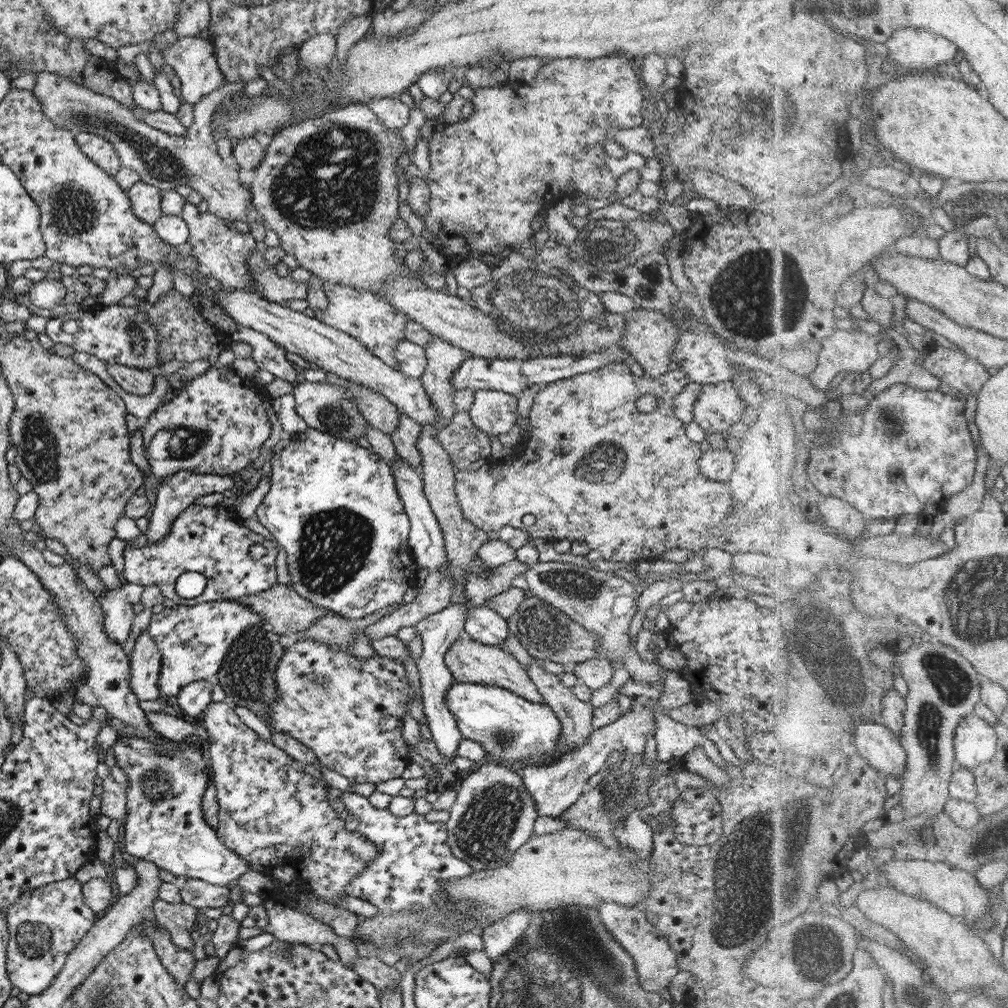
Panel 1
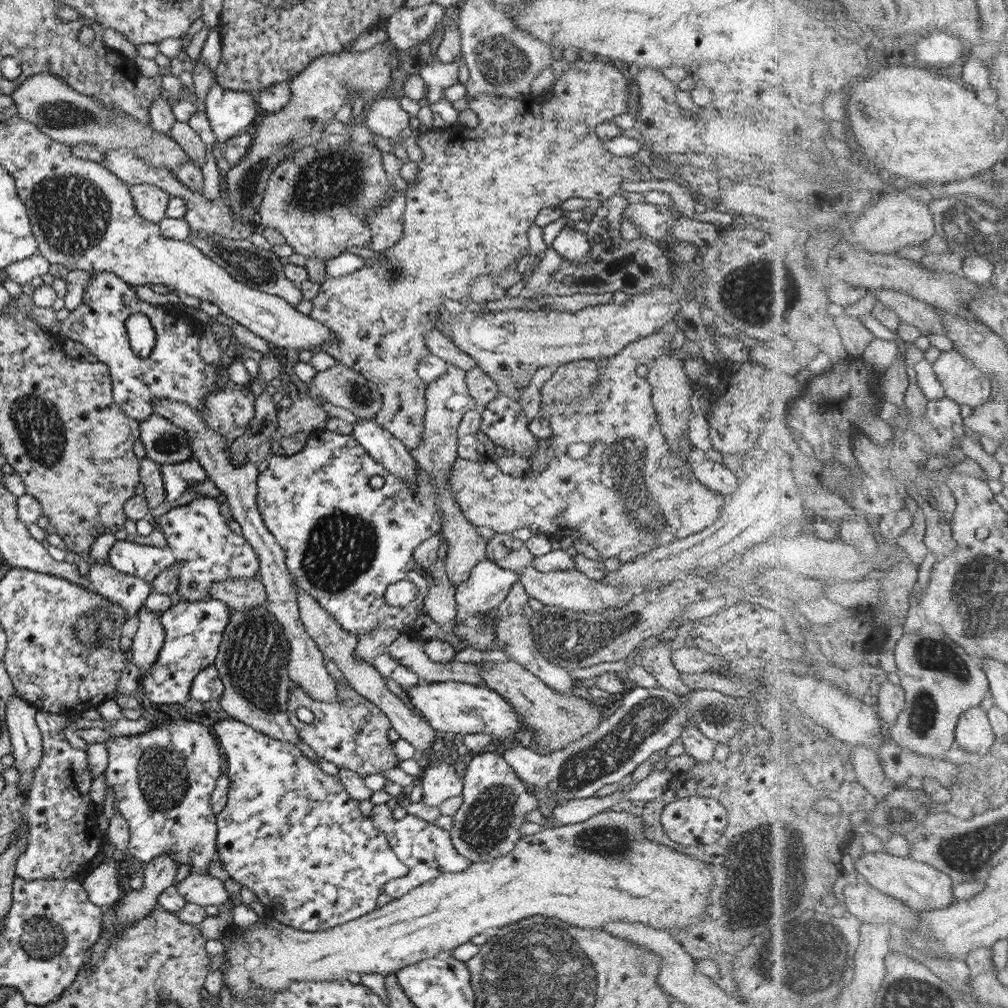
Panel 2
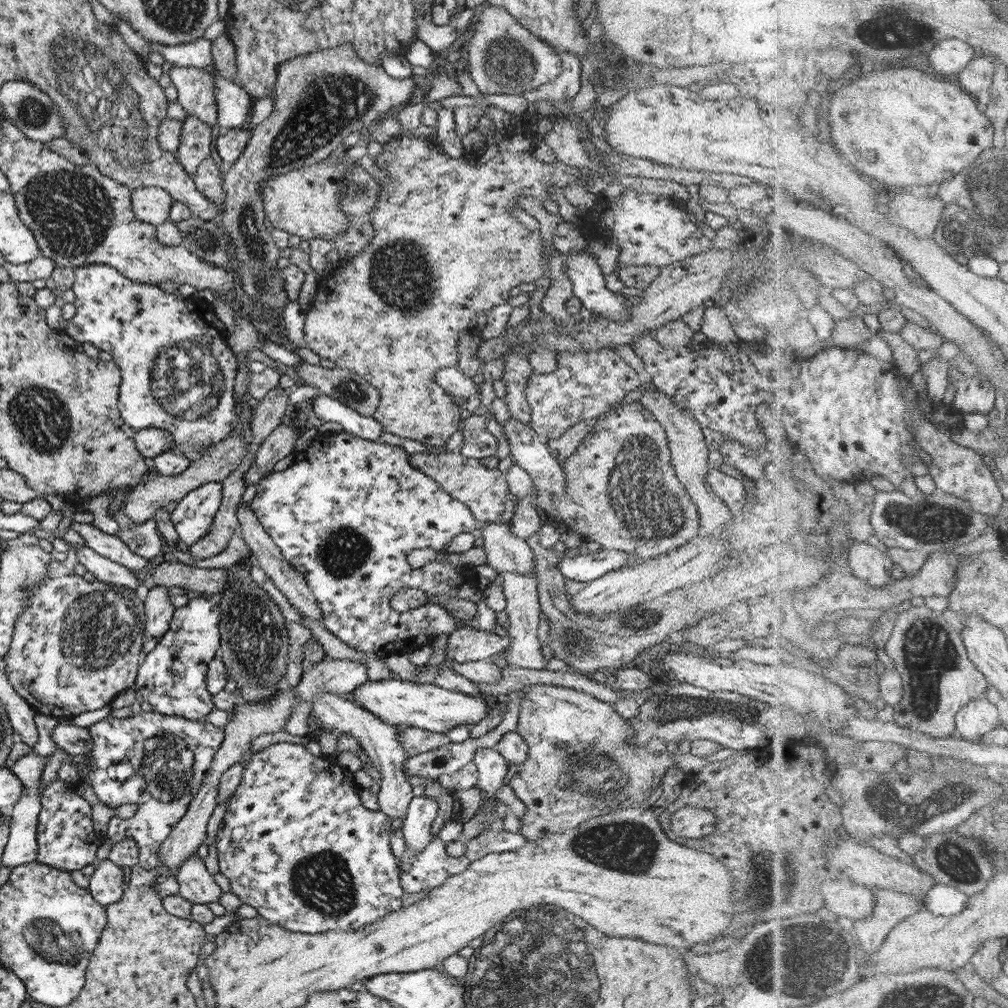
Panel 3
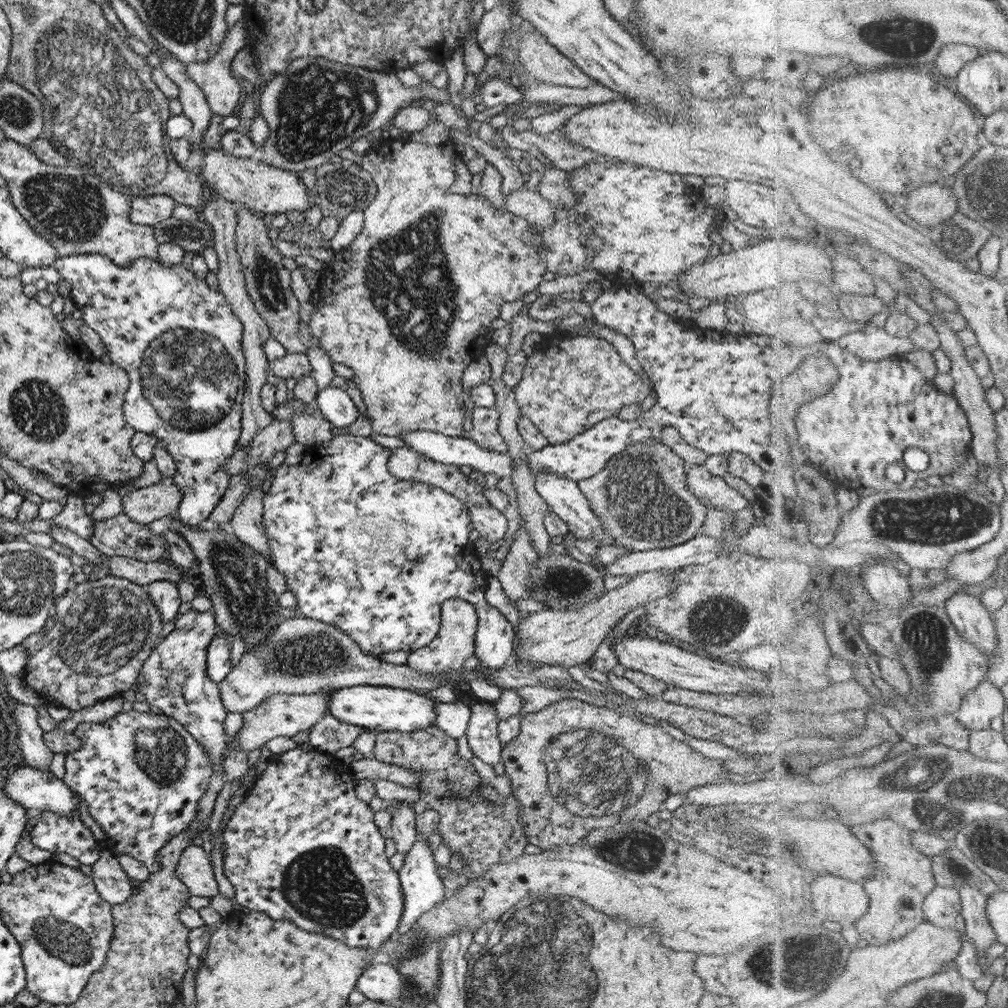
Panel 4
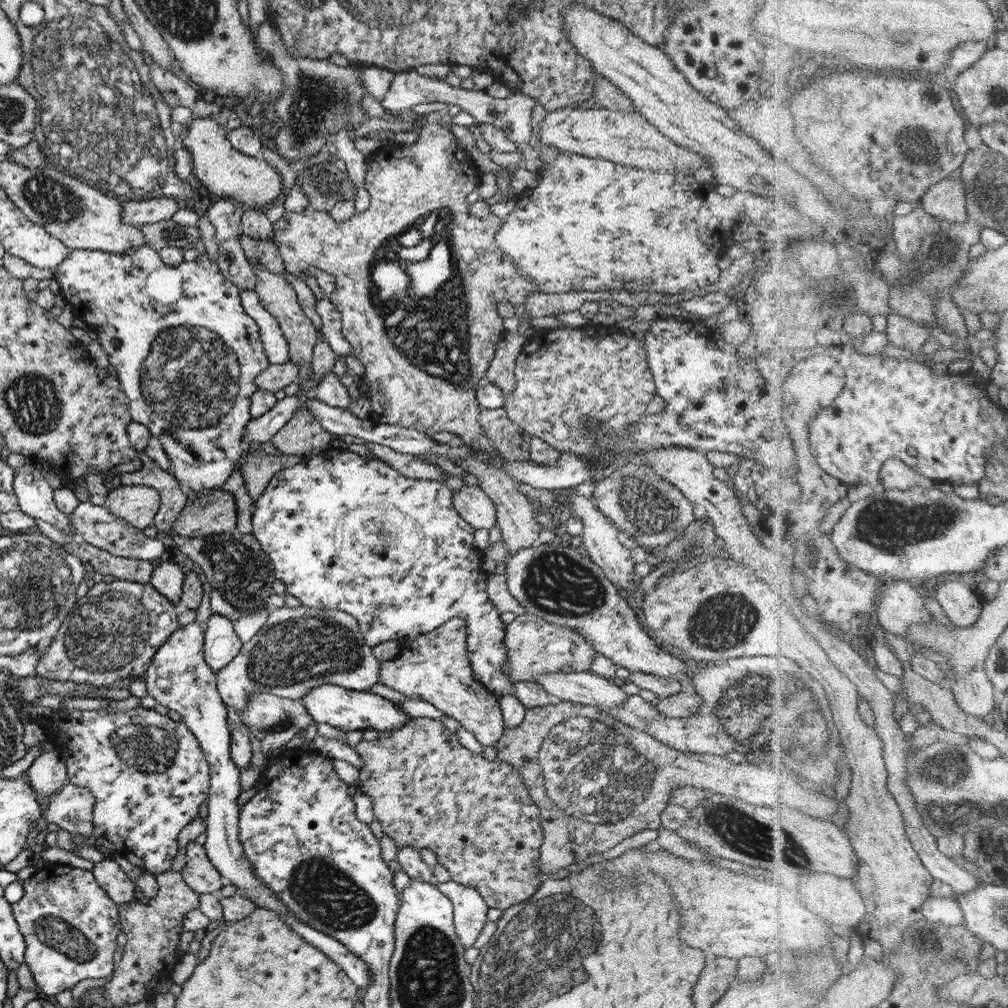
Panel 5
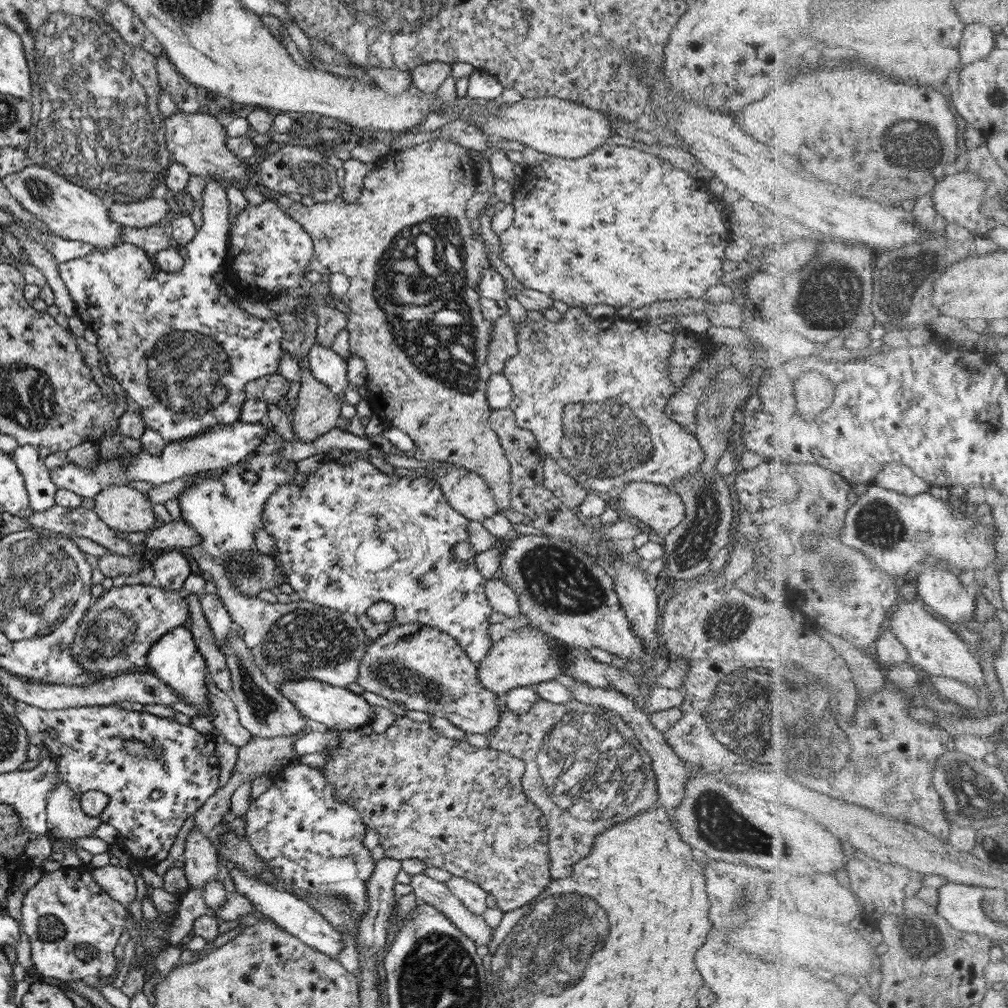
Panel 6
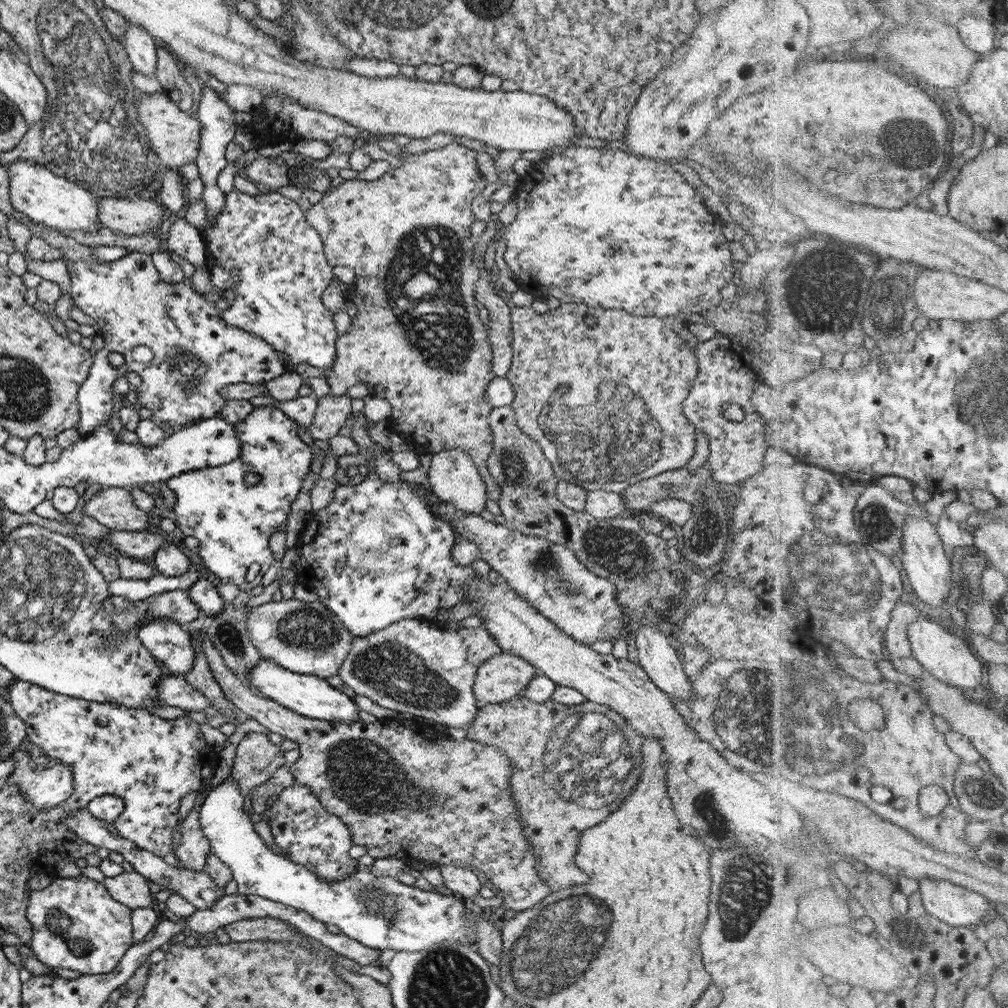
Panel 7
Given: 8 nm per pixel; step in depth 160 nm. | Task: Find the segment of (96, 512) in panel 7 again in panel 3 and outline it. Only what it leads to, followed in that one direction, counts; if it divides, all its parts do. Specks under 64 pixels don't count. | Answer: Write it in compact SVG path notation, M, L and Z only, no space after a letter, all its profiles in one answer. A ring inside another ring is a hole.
M243 433L224 438L208 447L197 459L191 461L183 472L175 476L160 475L154 467L152 480L137 483L131 488L127 498L123 499L122 511L130 518L133 524L143 523L143 521L152 519L152 516L160 508L165 507L169 502L177 502L194 488L208 482L220 483L228 474L233 472L236 466L239 466L241 459L246 455L246 446L248 444L250 444L250 438L247 435L244 436Z

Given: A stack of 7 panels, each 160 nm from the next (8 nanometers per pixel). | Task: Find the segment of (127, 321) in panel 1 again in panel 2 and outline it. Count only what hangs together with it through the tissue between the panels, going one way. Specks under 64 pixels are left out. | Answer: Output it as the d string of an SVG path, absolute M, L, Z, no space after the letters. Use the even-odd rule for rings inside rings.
M96 272L89 276L85 284L84 292L80 304L74 310L69 311L69 315L59 320L56 332L62 339L68 339L81 343L89 353L96 356L97 362L106 364L112 382L112 399L125 413L125 416L136 420L138 423L149 418L154 413L154 398L164 398L165 400L174 400L175 402L184 402L196 412L202 410L204 398L216 390L215 379L219 374L219 366L207 366L199 356L199 337L201 332L201 322L192 319L183 311L163 310L151 303L141 301L135 294L130 285L124 283L118 276L110 272ZM138 312L144 314L151 324L151 329L155 333L153 348L146 357L137 356L130 347L127 332L125 332L125 321L129 316ZM81 322L81 331L72 332L69 330L70 324Z

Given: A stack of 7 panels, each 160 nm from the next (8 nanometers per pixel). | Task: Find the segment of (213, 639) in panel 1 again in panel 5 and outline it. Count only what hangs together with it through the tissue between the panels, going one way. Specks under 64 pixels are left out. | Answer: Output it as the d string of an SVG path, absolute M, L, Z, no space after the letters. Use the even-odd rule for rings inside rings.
M194 621L174 629L161 646L153 654L153 658L143 680L146 694L161 706L175 710L181 716L181 722L197 739L199 748L209 767L209 788L207 796L206 839L202 844L209 862L216 868L225 883L236 886L237 893L250 900L256 908L264 908L276 912L284 923L296 932L303 940L317 947L329 960L332 960L354 984L355 988L365 990L370 981L370 972L359 956L349 952L338 940L324 935L302 923L290 915L285 905L274 897L272 890L266 887L257 875L254 875L250 862L243 854L238 841L237 797L241 791L239 786L240 769L235 766L229 754L229 731L226 723L226 707L216 689L216 678L203 660L204 634L201 626Z

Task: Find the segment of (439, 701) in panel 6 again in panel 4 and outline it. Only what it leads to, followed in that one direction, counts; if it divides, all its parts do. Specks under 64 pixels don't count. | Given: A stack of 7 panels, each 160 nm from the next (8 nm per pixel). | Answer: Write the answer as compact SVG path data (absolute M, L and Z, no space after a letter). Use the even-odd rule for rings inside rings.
M457 598L447 599L441 603L440 628L433 640L410 651L406 655L406 666L417 673L453 673L461 668L469 656L479 653L479 634L476 628L476 613L473 605ZM456 696L455 701L464 702L470 710L465 729L469 750L485 764L493 766L500 761L502 745L497 738L498 718L492 703L470 696Z

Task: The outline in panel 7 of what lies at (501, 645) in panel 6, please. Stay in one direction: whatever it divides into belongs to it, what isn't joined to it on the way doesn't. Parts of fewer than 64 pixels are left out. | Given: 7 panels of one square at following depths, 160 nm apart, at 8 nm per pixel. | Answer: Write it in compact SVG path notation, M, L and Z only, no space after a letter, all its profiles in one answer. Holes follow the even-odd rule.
M500 651L477 668L472 693L480 705L500 703L523 691L537 674L521 657Z

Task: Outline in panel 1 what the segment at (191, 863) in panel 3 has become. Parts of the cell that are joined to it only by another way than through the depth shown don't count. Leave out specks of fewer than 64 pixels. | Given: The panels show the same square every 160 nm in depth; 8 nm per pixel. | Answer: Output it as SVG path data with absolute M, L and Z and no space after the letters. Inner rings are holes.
M187 878L178 890L183 903L195 908L222 908L227 904L229 885L219 886L197 878Z

